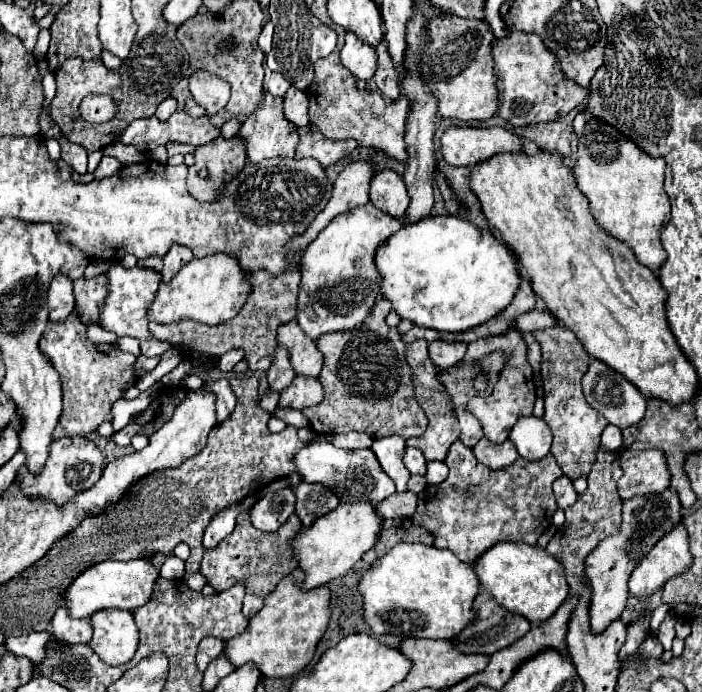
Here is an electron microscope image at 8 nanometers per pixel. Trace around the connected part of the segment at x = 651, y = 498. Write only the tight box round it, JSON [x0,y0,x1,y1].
[585,487,681,633]

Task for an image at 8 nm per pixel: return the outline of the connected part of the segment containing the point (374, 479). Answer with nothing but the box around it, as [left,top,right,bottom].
[295,435,395,503]

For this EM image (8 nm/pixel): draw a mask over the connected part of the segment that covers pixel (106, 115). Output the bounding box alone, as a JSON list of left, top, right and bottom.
[79,95,117,123]

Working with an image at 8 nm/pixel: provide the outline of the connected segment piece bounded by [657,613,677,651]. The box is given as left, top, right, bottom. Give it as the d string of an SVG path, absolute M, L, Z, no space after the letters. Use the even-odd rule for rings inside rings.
M669 613L667 615L667 619L663 621L663 625L661 625L661 629L659 629L659 635L657 635L657 639L663 643L663 647L665 647L665 651L671 651L671 641L675 639L675 617Z

